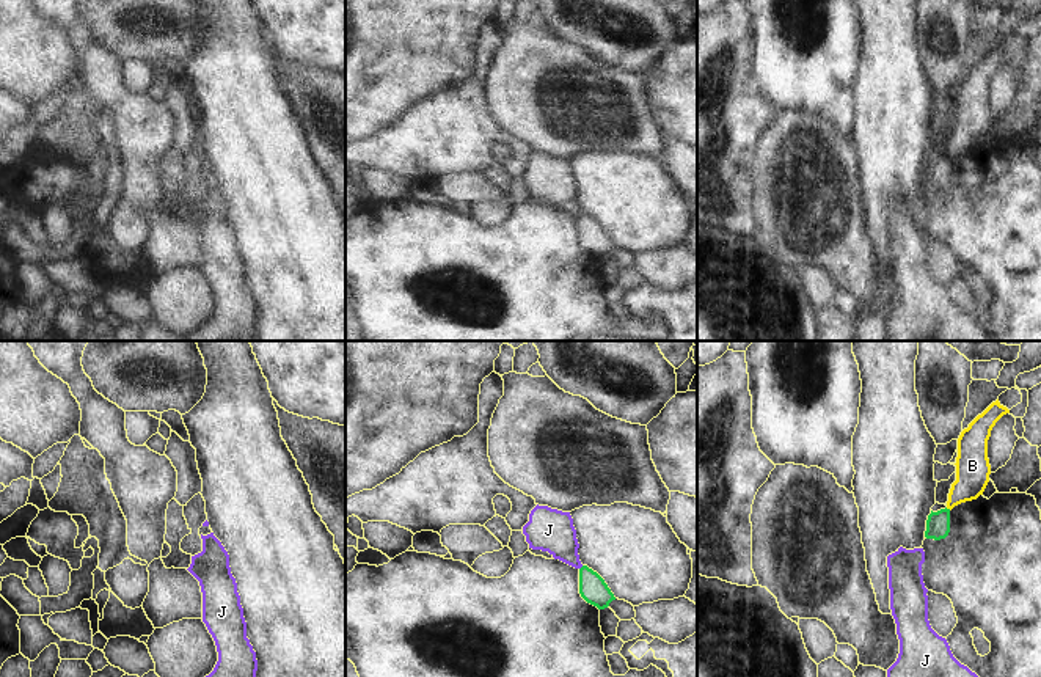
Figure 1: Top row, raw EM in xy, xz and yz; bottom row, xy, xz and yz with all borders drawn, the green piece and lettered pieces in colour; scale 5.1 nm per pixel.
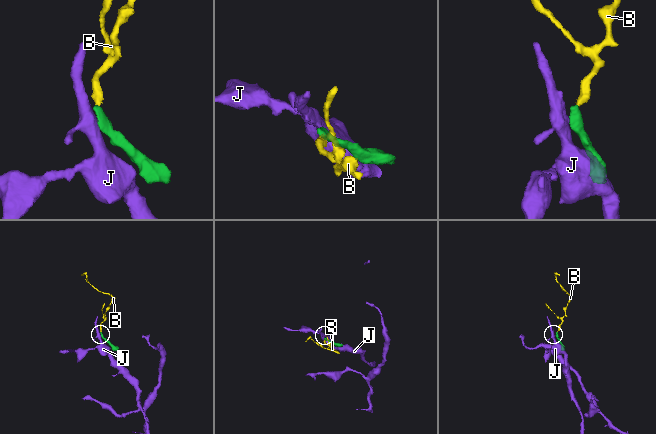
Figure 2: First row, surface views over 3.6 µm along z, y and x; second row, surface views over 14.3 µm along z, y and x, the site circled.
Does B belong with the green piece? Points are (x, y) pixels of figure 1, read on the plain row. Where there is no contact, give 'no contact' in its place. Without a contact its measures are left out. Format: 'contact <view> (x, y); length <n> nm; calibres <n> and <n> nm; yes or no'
contact yz (949, 157); length 30 nm; calibres 130 and 180 nm; no

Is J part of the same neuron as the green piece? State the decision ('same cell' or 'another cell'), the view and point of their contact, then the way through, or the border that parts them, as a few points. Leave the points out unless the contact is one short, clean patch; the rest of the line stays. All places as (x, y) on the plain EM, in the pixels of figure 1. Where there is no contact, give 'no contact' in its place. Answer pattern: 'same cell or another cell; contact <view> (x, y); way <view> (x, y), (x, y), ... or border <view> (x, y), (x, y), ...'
another cell; contact xz (581, 215); border xz (583, 214), (580, 217)

